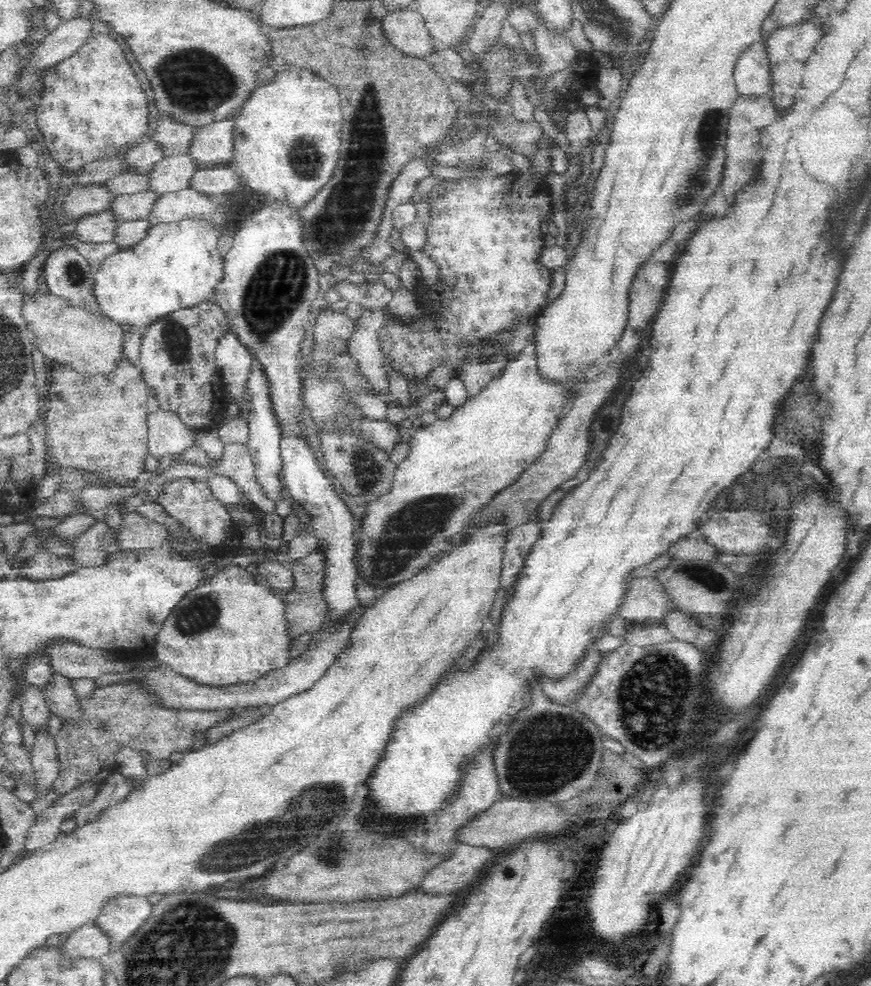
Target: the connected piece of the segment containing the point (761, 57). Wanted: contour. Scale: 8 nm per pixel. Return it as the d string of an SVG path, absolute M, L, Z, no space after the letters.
M756 40L740 52L736 60L734 79L736 90L742 96L762 96L770 92L770 68L766 43Z

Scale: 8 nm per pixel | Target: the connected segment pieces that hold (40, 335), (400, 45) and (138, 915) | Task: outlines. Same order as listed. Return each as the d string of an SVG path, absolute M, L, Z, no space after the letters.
M50 291L48 294L36 292L34 296L24 294L20 315L24 317L26 327L32 334L34 346L38 347L44 357L62 364L67 362L76 372L86 374L112 372L116 368L125 342L125 331L106 315L96 315L72 306L63 296Z
M414 8L387 12L382 20L382 31L396 48L408 56L424 59L432 50L430 33Z
M120 895L110 898L102 907L96 925L112 939L111 950L120 948L152 915L153 906L147 897Z

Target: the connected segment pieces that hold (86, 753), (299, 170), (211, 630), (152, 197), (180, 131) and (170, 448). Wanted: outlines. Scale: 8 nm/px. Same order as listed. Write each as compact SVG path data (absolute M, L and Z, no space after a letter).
M116 683L97 687L89 700L78 702L80 716L63 720L55 734L59 774L53 790L57 796L68 794L81 784L102 784L114 772L114 754L125 747L147 752L153 758L168 759L173 752L185 753L195 742L195 731L224 722L225 711L171 709L158 705L149 692L134 683Z
M290 66L266 85L252 90L234 115L233 158L241 178L252 190L300 209L332 176L338 162L343 112L338 89L308 68Z
M247 564L242 569L240 567L228 566L223 572L214 573L214 576L209 580L202 582L198 588L188 592L188 596L184 596L180 600L180 604L175 606L172 610L172 614L166 618L160 632L156 634L156 642L154 648L156 650L157 657L166 664L172 667L174 672L182 674L198 684L214 684L216 686L228 686L228 684L238 684L242 682L254 682L262 676L266 676L270 670L274 668L282 668L286 666L291 659L290 657L291 642L288 639L288 633L286 633L286 615L284 615L284 601L278 595L274 595L270 588L266 588L255 581L255 572Z
M152 191L113 196L108 211L119 224L132 220L147 220L158 196L158 193Z
M161 116L152 141L160 145L164 157L186 154L196 127L174 121L170 116Z
M158 408L158 411L148 414L147 428L148 449L150 450L150 455L157 460L162 459L165 455L180 455L184 450L190 449L195 444L197 430L192 430L189 427L186 427L176 414L164 411L161 408Z

